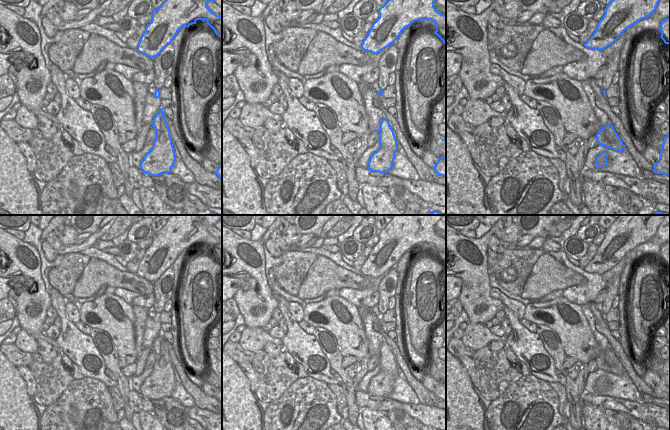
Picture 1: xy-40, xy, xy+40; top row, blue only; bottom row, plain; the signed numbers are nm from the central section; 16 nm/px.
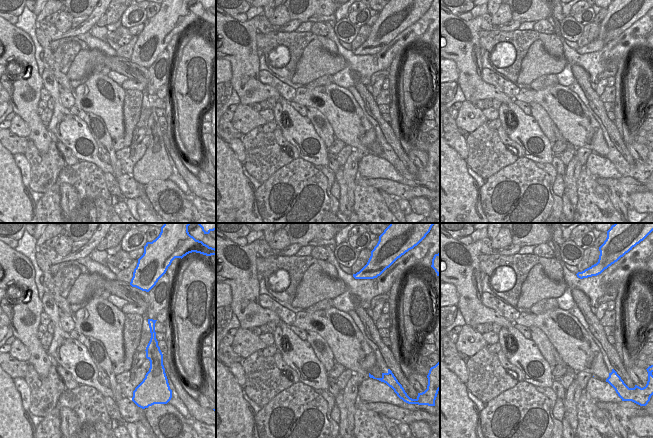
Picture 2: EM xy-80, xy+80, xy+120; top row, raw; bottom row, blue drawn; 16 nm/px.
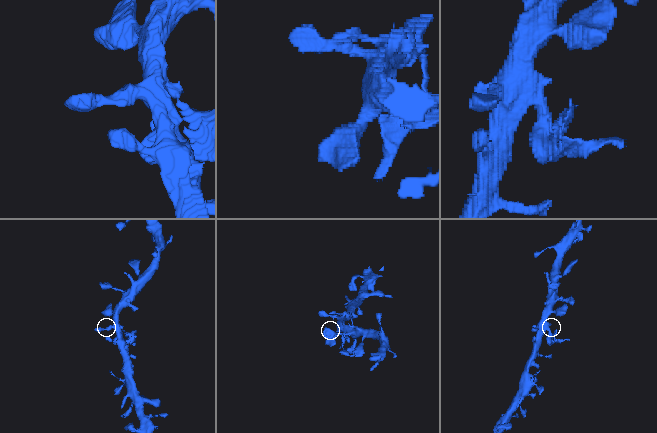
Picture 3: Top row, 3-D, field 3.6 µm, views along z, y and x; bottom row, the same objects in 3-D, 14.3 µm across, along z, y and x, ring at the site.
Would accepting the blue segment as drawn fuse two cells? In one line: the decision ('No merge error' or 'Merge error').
Merge error.

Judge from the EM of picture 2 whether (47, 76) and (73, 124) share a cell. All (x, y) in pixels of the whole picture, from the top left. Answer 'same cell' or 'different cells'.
same cell

